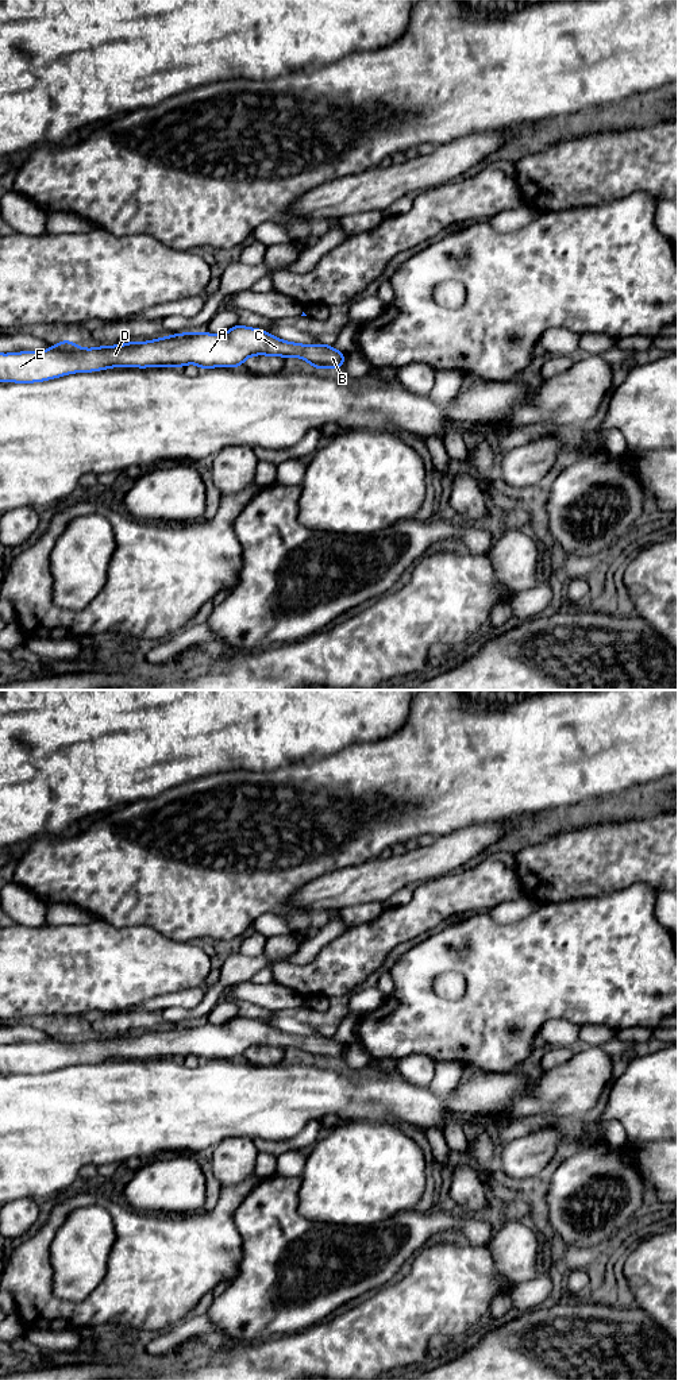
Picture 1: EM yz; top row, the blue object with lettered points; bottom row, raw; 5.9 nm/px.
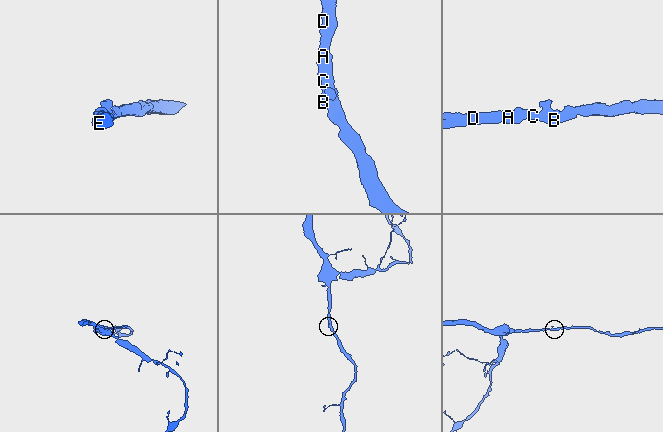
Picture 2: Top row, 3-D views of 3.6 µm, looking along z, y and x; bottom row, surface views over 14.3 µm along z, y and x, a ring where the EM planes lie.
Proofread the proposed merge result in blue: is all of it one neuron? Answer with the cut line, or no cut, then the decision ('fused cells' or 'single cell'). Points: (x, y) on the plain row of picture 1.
no cut; single cell

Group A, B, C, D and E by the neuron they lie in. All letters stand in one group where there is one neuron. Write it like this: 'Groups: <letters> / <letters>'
Groups: A B C D E

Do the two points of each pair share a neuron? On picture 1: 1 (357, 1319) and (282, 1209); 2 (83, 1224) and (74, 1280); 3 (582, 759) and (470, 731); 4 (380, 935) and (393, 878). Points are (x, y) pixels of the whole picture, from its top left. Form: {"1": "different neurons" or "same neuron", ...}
{"1": "different neurons", "2": "same neuron", "3": "same neuron", "4": "different neurons"}

